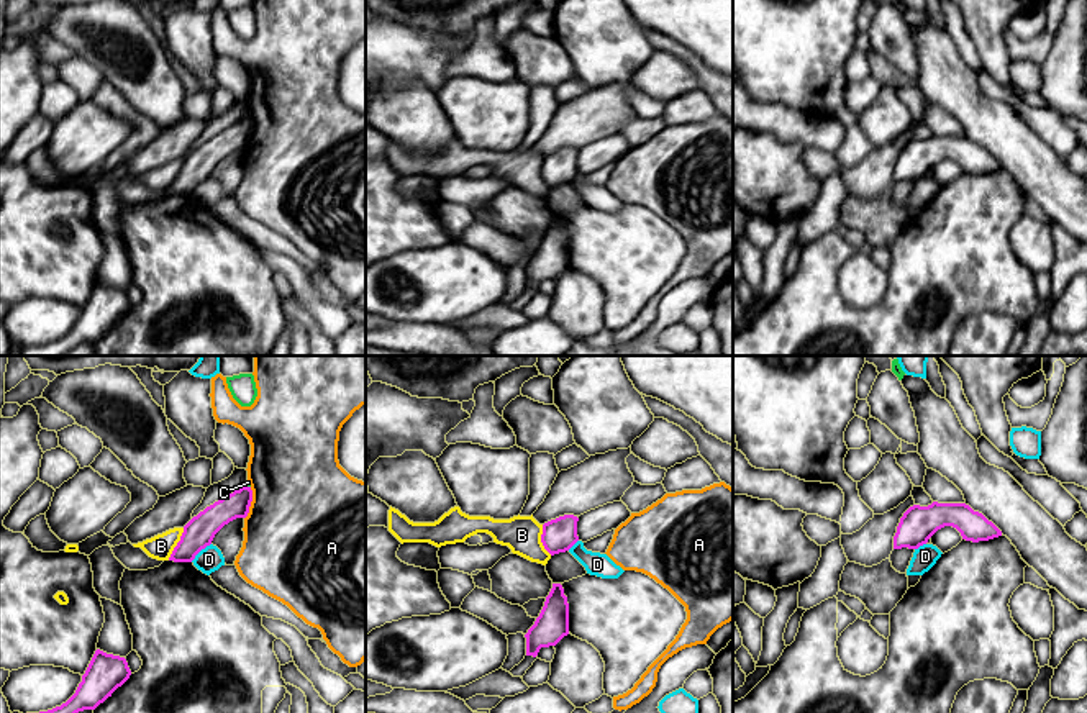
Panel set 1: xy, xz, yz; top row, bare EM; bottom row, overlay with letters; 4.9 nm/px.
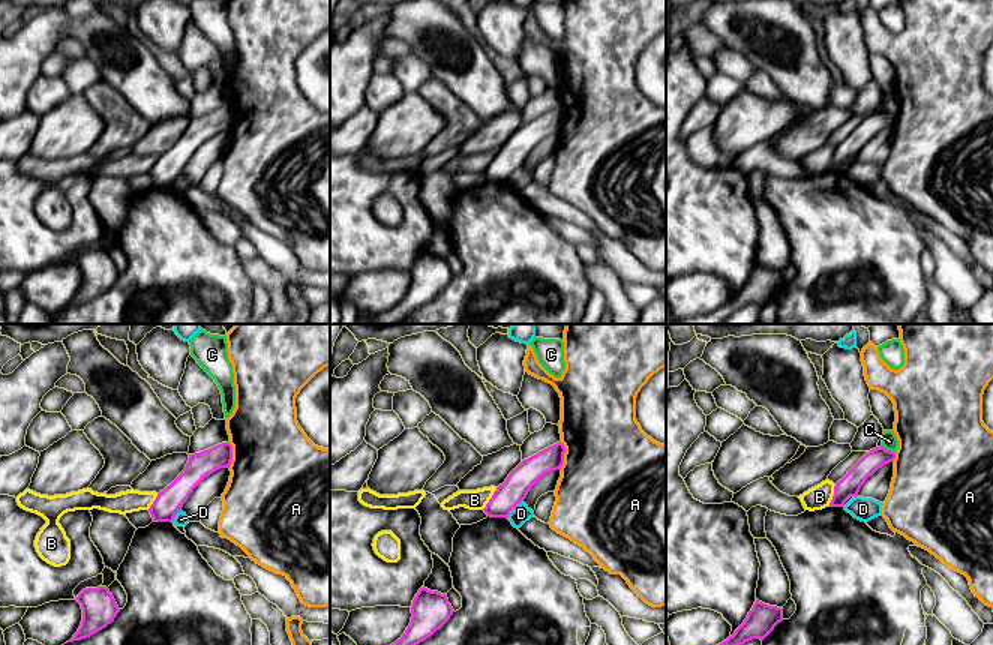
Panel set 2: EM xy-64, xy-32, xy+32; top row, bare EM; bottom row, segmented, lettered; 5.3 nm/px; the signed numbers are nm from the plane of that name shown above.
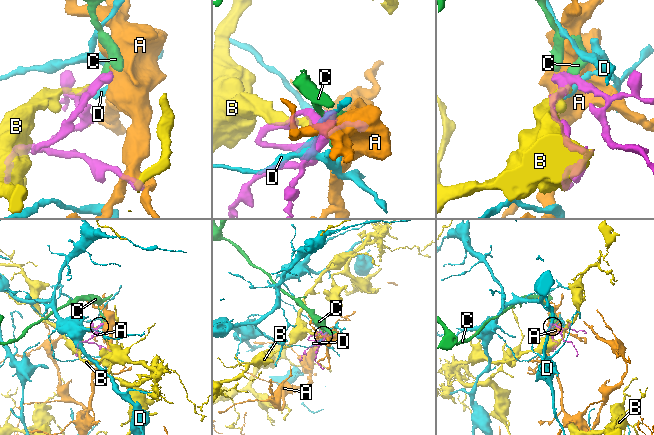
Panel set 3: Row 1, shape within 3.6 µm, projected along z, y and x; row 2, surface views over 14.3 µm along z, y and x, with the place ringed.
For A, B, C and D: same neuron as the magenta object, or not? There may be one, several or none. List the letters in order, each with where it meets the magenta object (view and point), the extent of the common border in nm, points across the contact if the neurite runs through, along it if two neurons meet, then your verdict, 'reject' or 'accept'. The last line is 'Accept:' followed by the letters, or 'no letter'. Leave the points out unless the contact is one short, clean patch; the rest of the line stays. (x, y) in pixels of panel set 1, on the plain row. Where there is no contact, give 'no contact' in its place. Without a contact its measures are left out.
A: meets magenta in xy at (250, 136); contact 160 nm long; border along xy (251, 120), (251, 138), (245, 151); reject
B: meets magenta in xy at (177, 177); contact 180 nm long; border along xy (184, 161), (168, 192); reject
C: meets magenta in xy at (246, 118); contact 30 nm long; border along xy (250, 118), (245, 120); reject
D: meets magenta in xy at (200, 182); contact 140 nm long; border along xy (210, 176), (191, 194); reject
Accept: no letter

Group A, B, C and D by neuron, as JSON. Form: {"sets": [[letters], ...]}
{"sets": [["A"], ["B"], ["C"], ["D"]]}

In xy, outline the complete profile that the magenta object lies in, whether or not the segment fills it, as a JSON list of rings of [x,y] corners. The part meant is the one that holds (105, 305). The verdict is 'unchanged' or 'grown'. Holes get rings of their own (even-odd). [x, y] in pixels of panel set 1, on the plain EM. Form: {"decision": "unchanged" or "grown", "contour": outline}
{"decision": "unchanged", "contour": [[[95,284],[75,326],[61,339],[26,346],[20,356],[64,356],[84,343],[95,343],[131,308],[125,290]]]}

